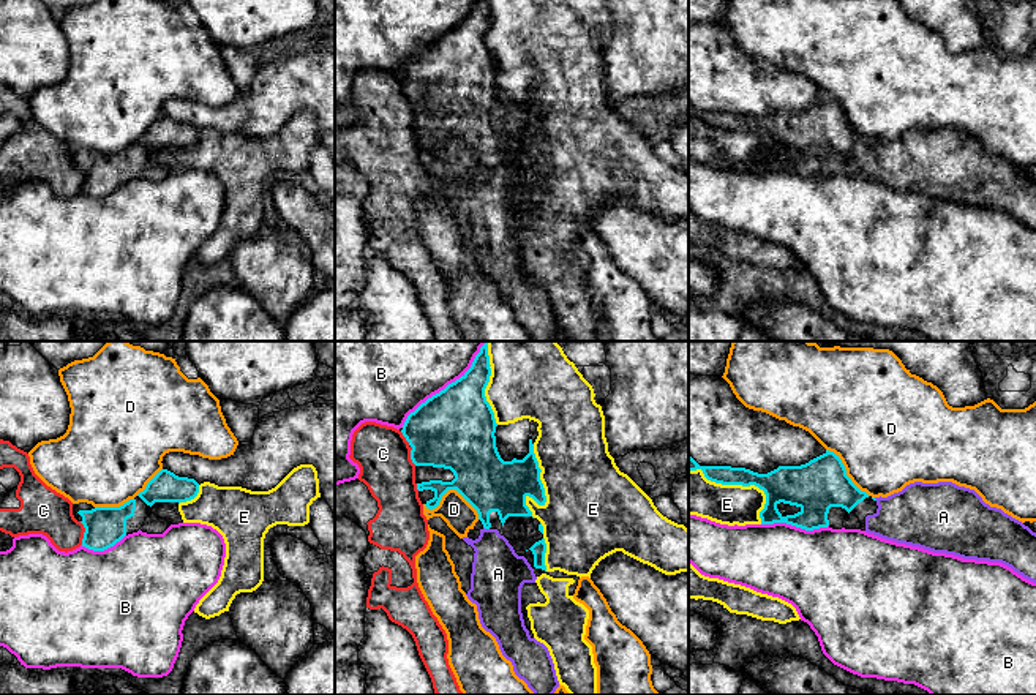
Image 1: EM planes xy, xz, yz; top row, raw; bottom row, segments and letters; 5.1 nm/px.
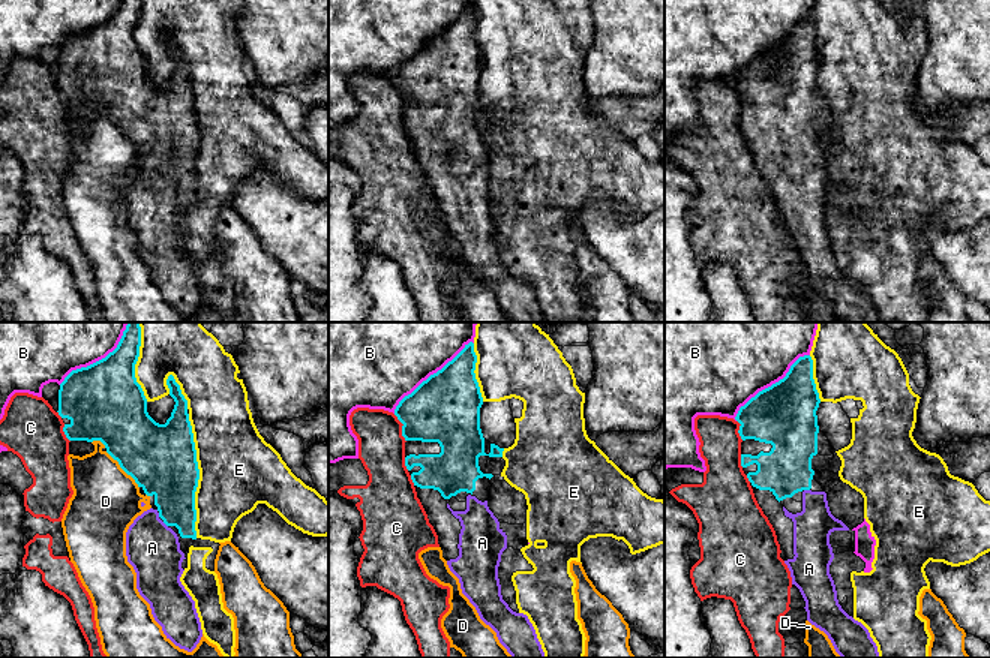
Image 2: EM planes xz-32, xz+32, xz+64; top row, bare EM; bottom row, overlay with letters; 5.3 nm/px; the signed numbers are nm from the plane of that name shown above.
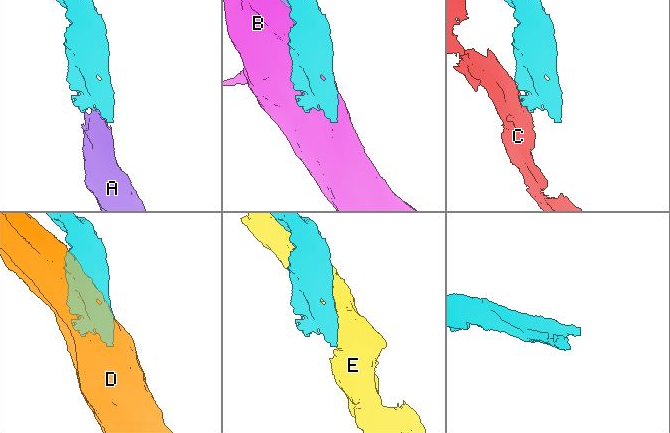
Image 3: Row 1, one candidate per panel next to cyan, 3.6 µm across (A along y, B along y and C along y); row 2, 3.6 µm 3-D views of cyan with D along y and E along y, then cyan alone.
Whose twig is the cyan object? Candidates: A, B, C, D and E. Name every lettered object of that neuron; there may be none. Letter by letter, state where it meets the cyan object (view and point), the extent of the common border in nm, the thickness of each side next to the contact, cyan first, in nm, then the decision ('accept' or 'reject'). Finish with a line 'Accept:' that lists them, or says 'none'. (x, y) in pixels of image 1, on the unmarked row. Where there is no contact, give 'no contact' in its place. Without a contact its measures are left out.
A: contact xz (487, 174); length 40 nm; calibres 280 and 280 nm; accept
B: contact xz (441, 37); length 550 nm; calibres 400 and 340 nm; reject
C: contact xz (412, 95); length 190 nm; calibres 400 and 280 nm; reject
D: contact xz (452, 135); length 300 nm; calibres 320 and 160 nm; reject
E: contact yz (741, 130); length 460 nm; calibres 190 and 200 nm; reject
Accept: A

